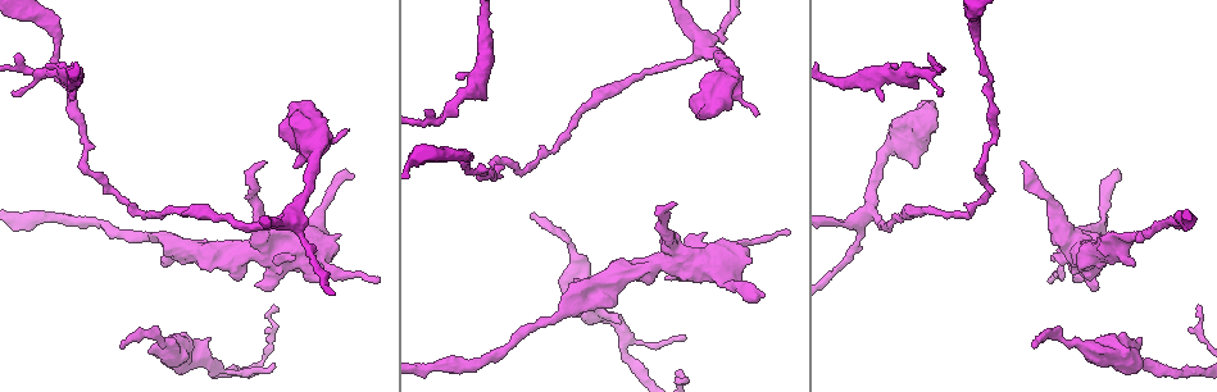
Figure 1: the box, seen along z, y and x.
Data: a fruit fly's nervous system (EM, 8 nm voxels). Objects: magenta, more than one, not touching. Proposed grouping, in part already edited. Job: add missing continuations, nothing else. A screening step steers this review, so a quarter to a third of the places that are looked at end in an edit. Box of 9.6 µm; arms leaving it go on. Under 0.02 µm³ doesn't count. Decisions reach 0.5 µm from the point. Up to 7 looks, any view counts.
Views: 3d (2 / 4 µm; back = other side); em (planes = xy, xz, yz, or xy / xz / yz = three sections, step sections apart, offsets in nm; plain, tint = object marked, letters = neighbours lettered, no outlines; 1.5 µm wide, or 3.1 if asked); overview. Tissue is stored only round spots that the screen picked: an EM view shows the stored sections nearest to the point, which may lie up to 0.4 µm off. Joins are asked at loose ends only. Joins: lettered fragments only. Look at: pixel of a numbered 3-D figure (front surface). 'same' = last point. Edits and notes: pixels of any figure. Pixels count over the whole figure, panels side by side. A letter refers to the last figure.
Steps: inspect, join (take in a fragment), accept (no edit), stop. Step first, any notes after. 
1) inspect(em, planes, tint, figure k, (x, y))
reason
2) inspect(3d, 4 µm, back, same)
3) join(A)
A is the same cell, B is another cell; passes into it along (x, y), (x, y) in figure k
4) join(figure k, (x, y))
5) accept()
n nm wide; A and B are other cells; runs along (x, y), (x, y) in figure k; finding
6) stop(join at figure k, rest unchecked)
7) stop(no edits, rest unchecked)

inspect(3d, 2 µm, figure 1, (941, 94))
an open end

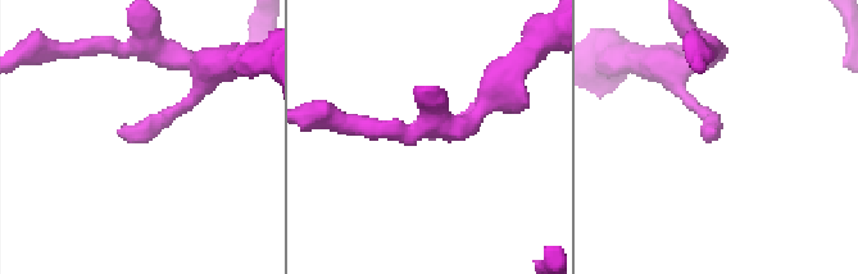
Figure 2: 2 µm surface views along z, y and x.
inspect(em, planes, letters, figure 2, (118, 132))
shape alone is not enough

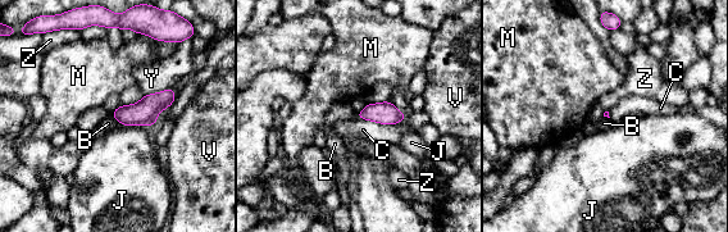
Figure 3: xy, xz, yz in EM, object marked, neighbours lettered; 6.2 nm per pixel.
accept()
B, C, J, M, V, Y and Z are other cells; border along (110, 116), (121, 123) in figure 3; none of them fits

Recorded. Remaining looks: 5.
inspect(3d, 2 µm, figure 1, (531, 215))
tapers out

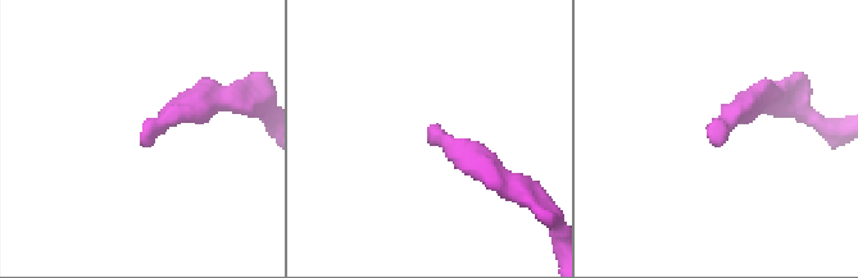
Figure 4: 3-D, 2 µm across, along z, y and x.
inspect(em, planes, letters, figure 4, (146, 141))
shape alone is not enough

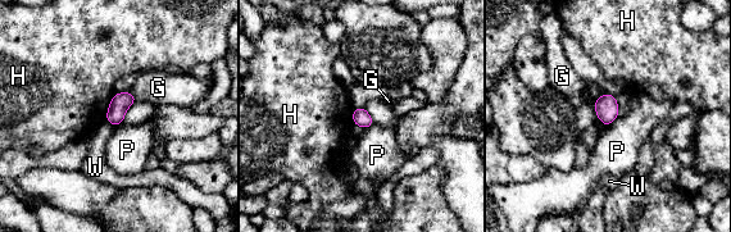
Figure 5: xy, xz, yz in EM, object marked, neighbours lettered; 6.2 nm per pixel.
accept()
G, H, P and W are other cells; border along (618, 117), (605, 126) in figure 5; none of them fits

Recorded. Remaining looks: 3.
inspect(3d, 4 µm, figure 1, (788, 230))
branch stops here

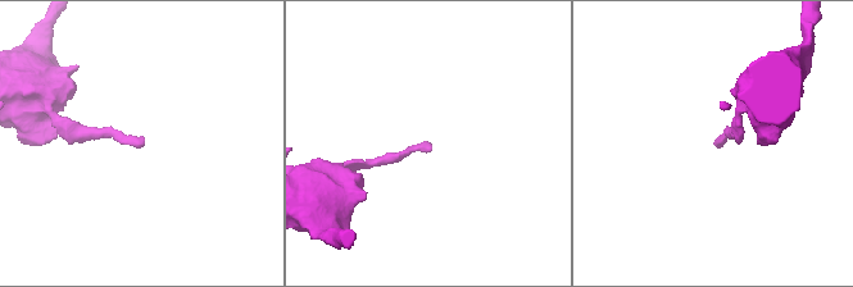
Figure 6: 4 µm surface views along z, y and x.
inspect(em, xz, step 8, letters, figure 6, (142, 144))
need the tissue

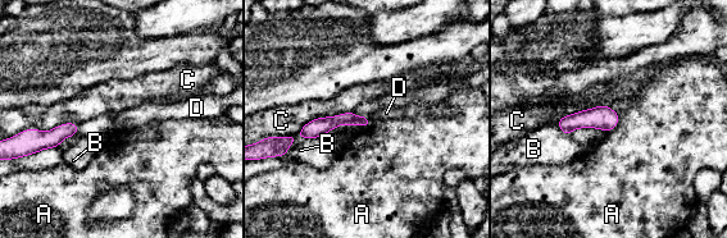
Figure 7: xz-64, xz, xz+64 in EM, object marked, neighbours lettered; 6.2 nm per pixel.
inspect(em, planes, letters, same)
cut it another way

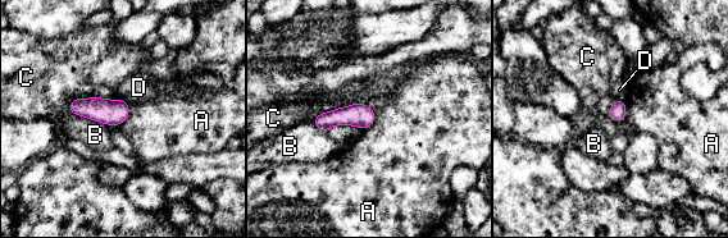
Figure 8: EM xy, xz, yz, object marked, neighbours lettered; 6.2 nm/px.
accept()
A, B, C and D are other cells; border along (624, 100), (624, 117), (612, 120) in figure 8; none of them fits

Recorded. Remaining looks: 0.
stop(no edits, rest unchecked)

